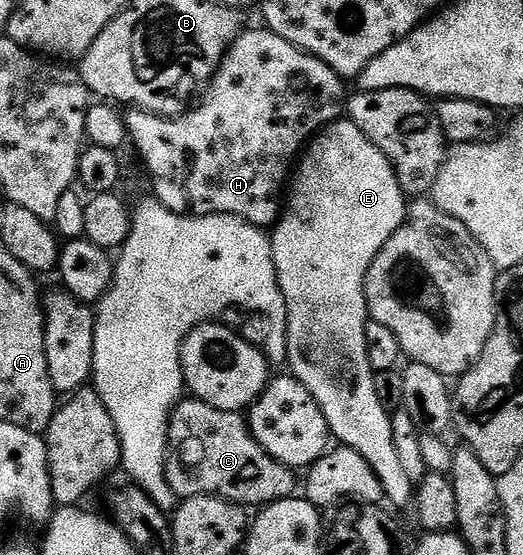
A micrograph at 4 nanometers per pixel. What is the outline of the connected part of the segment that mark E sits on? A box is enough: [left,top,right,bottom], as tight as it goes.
[270,118,417,508]

